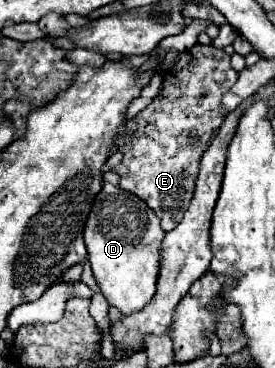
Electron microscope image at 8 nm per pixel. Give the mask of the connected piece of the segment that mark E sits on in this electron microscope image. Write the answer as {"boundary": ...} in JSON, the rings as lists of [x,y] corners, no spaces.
{"boundary":[[[195,43],[189,51],[177,55],[179,59],[165,73],[157,97],[133,121],[121,125],[117,145],[123,159],[113,167],[121,177],[119,187],[143,199],[161,219],[163,231],[173,231],[191,203],[199,161],[225,119],[221,97],[239,75],[231,67],[231,57],[211,45]]]}

